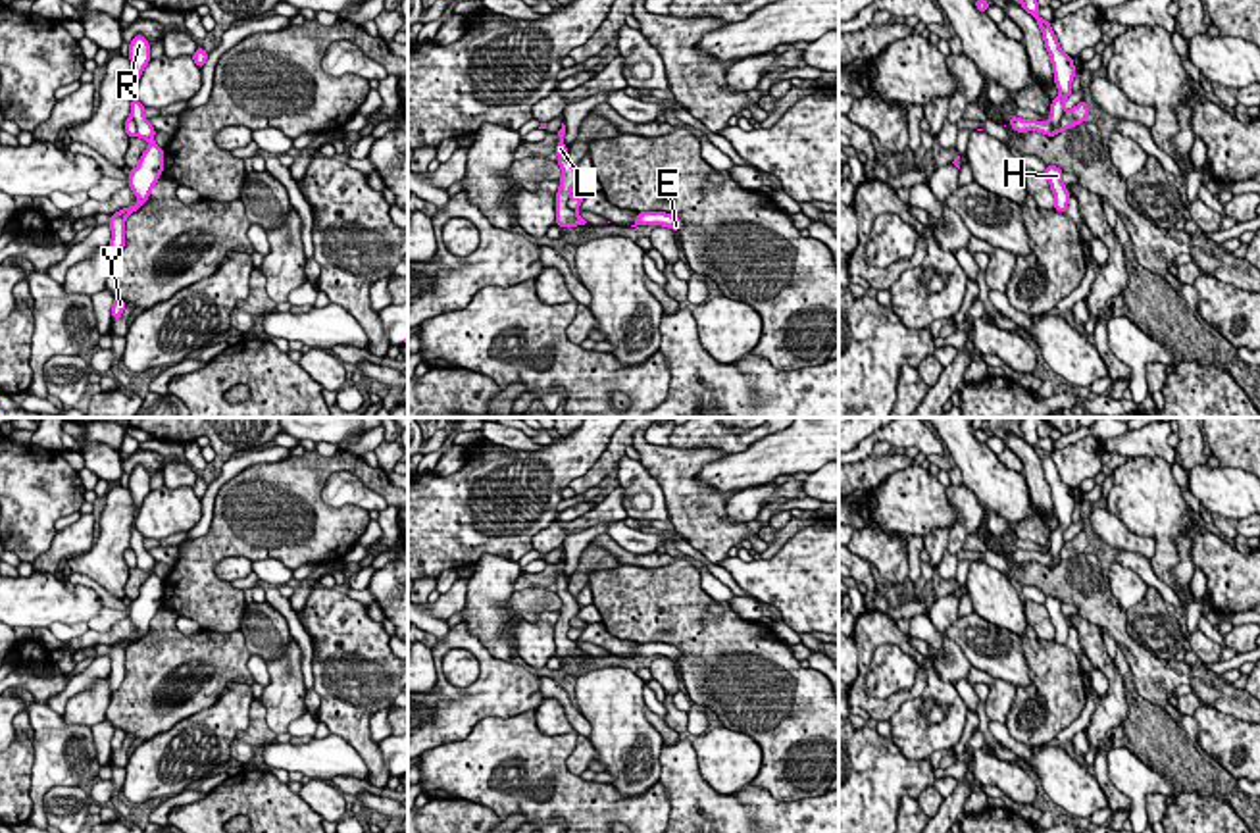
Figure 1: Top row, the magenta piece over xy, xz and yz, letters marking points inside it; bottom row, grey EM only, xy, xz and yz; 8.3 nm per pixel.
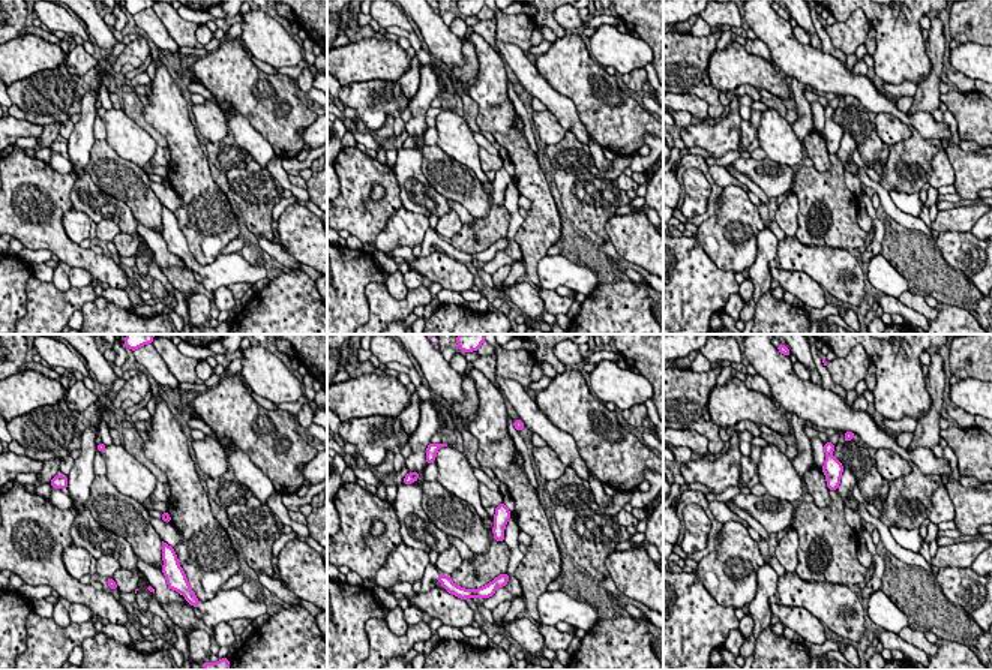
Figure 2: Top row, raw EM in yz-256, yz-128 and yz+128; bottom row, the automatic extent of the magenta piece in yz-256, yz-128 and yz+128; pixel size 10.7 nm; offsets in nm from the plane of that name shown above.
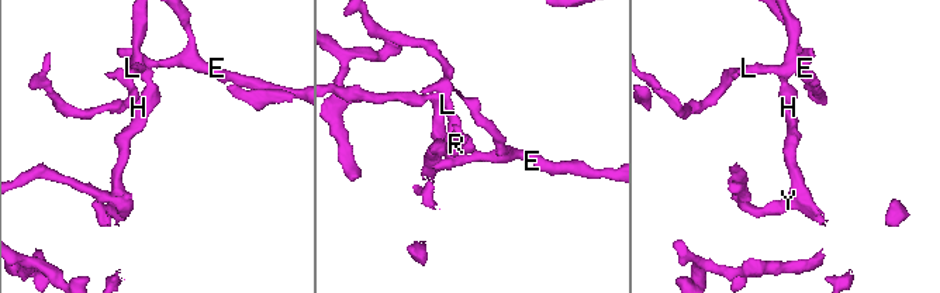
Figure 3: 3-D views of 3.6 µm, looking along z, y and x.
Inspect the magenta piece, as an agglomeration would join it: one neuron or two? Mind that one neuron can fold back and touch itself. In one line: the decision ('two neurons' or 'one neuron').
two neurons

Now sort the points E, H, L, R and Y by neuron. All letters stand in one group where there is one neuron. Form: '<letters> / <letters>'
E L / H R Y

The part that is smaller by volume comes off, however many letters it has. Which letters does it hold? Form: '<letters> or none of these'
E, L

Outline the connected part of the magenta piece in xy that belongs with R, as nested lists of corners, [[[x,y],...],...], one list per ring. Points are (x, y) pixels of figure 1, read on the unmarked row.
[[[137,466],[131,475],[129,475],[129,491],[133,494],[133,502],[137,508],[137,514],[146,498],[146,494],[150,492],[150,475],[142,466]]]

